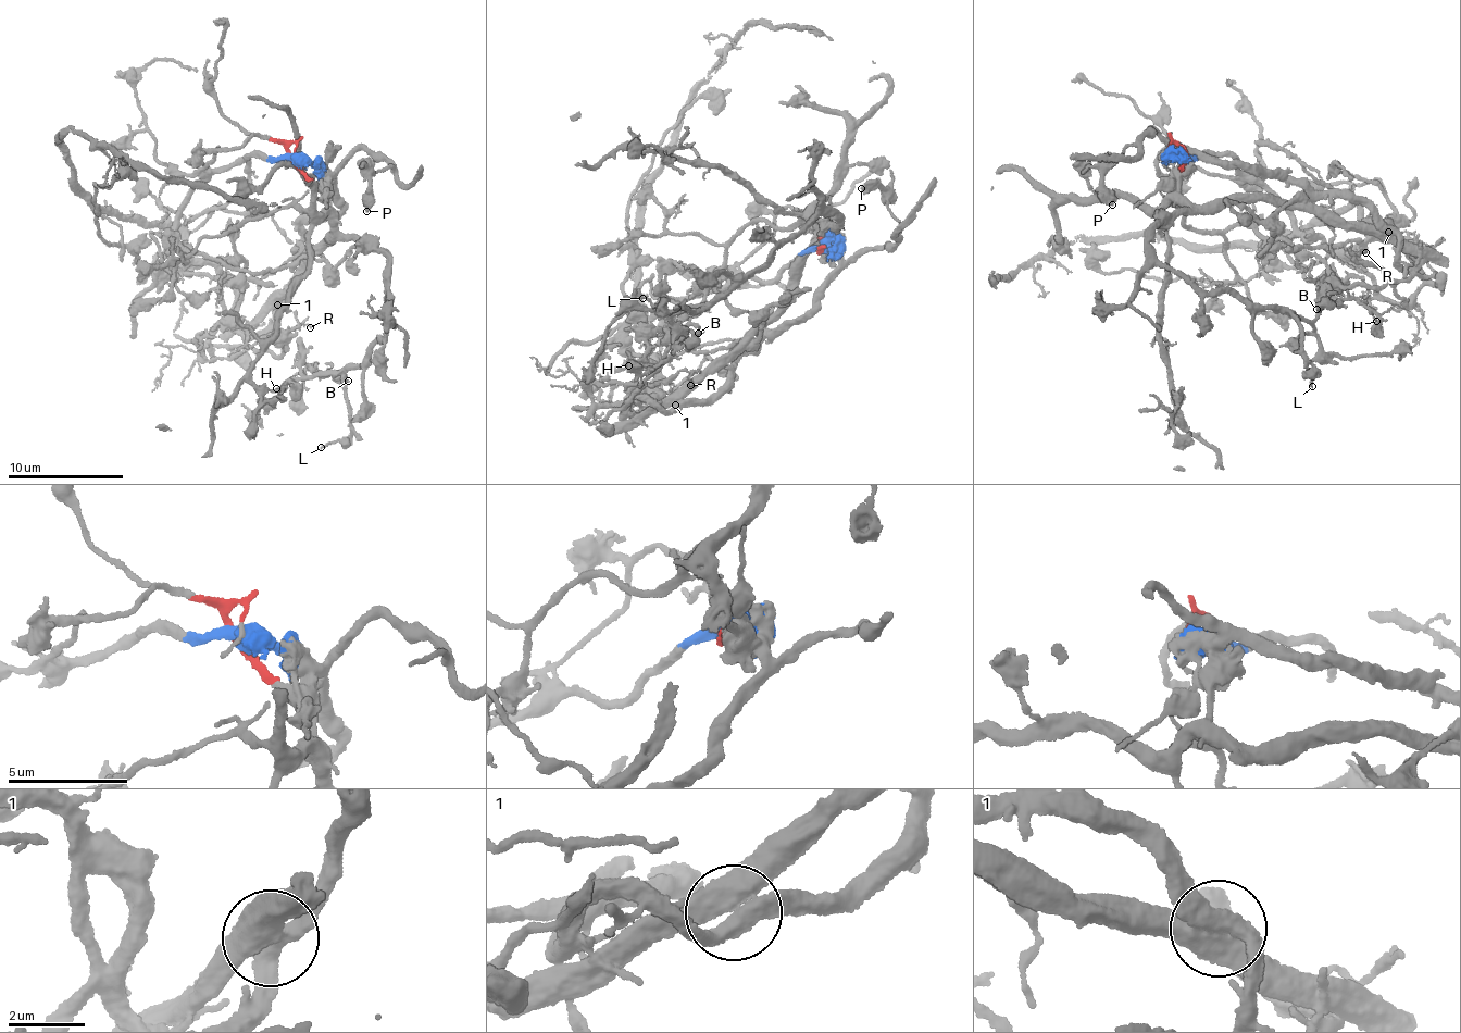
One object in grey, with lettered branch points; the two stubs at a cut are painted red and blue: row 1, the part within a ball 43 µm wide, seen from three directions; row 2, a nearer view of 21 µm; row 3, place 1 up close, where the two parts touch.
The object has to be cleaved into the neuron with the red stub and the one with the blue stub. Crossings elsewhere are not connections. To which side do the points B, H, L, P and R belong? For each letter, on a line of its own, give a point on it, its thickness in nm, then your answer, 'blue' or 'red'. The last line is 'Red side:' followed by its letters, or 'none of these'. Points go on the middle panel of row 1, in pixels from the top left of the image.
B: place (698, 333); calibre 300 nm; red
H: place (628, 365); calibre 120 nm; red
L: place (642, 298); calibre 140 nm; red
P: place (861, 188); calibre 480 nm; blue
R: place (690, 385); calibre 100 nm; blue
Red side: B, H, L

